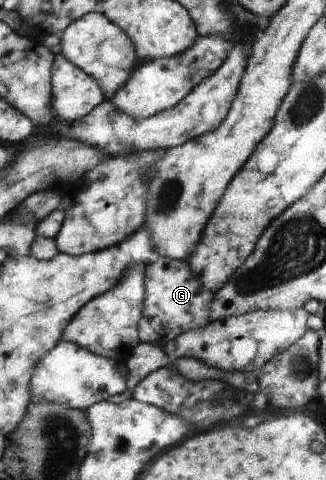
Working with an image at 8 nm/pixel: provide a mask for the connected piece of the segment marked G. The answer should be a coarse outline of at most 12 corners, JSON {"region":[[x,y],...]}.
{"region":[[186,260],[145,266],[141,340],[209,322],[214,293]]}

